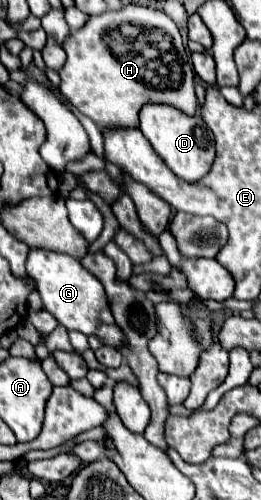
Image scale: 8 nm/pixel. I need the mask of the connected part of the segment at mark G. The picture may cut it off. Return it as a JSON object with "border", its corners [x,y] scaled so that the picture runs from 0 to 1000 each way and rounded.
{"border":[[[126,494],[111,498],[103,510],[103,550],[134,562],[172,622],[188,622],[241,654],[257,654],[264,662],[272,658],[310,662],[326,670],[364,666],[395,678],[395,686],[425,694],[471,690],[471,666],[433,642],[418,602],[387,562],[364,550],[349,550],[333,538],[318,538],[295,514]]]}

